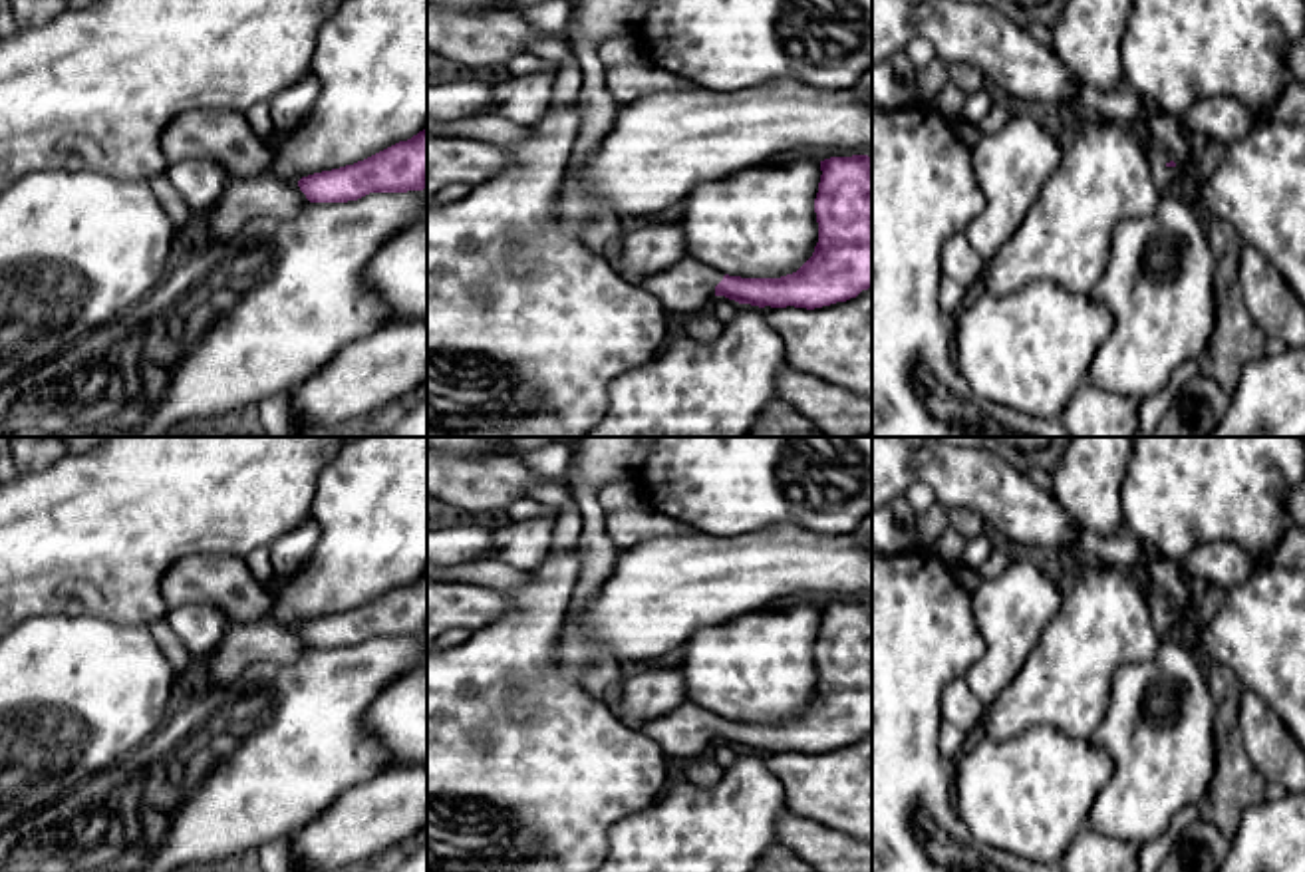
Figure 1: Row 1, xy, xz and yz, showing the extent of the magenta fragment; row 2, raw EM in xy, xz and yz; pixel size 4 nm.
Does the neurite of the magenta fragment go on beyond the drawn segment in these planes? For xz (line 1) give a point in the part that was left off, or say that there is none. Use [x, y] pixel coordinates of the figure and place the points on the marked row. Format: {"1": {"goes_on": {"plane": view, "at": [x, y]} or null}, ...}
{"1": {"goes_on": {"plane": "xz", "at": [686, 287]}}}

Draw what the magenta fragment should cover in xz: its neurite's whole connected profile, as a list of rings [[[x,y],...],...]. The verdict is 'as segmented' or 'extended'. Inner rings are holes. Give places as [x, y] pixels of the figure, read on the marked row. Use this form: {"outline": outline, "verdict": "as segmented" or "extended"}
{"outline": [[[872,157],[820,161],[814,199],[818,242],[812,256],[781,278],[723,274],[689,256],[640,282],[665,312],[681,318],[707,310],[713,296],[771,308],[822,308],[872,288]]], "verdict": "extended"}

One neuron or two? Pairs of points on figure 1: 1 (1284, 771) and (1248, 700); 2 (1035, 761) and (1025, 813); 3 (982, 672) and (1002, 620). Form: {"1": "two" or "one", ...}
{"1": "one", "2": "one", "3": "one"}

